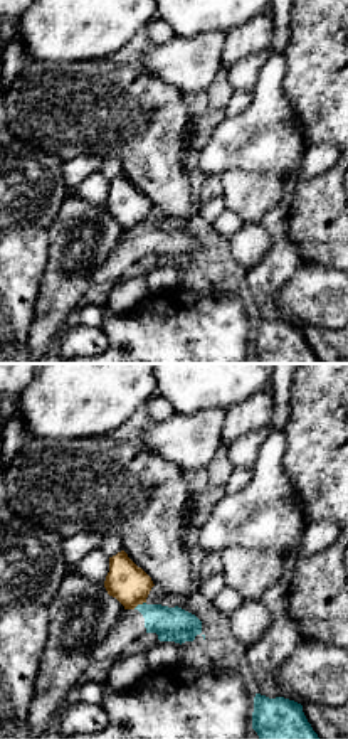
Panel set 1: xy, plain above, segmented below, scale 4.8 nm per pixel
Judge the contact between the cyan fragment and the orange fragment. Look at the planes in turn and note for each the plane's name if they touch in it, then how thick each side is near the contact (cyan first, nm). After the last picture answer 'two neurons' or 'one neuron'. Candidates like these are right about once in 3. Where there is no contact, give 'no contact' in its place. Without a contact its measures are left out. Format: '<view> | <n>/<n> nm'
xy | 160/190 nm

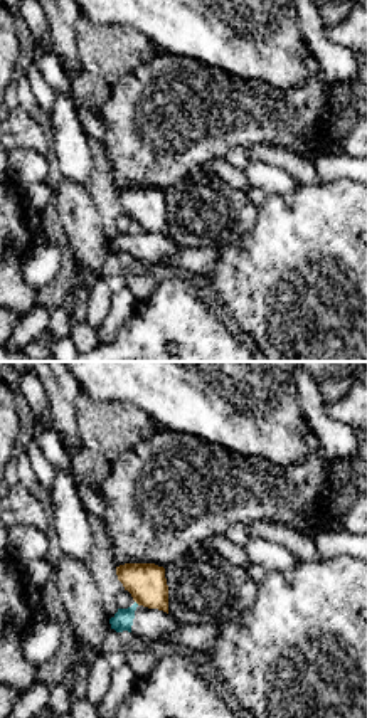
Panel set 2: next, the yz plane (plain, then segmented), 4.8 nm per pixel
no contact

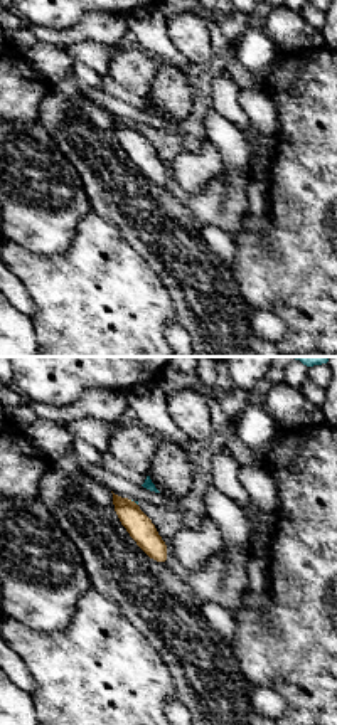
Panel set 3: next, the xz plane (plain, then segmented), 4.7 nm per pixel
xz | 20/120 nm

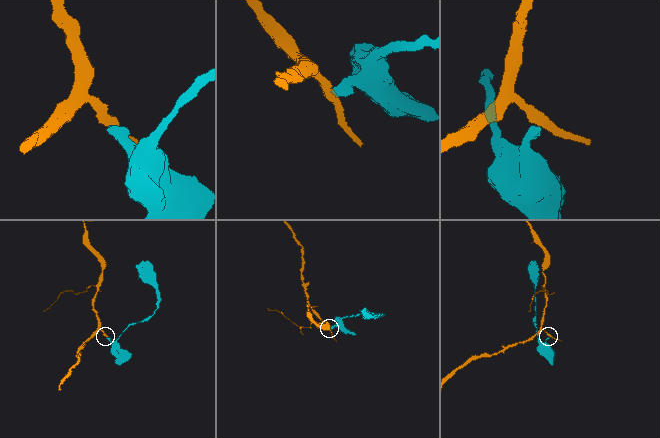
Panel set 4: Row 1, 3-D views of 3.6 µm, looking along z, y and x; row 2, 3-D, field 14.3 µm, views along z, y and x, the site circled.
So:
two neurons

